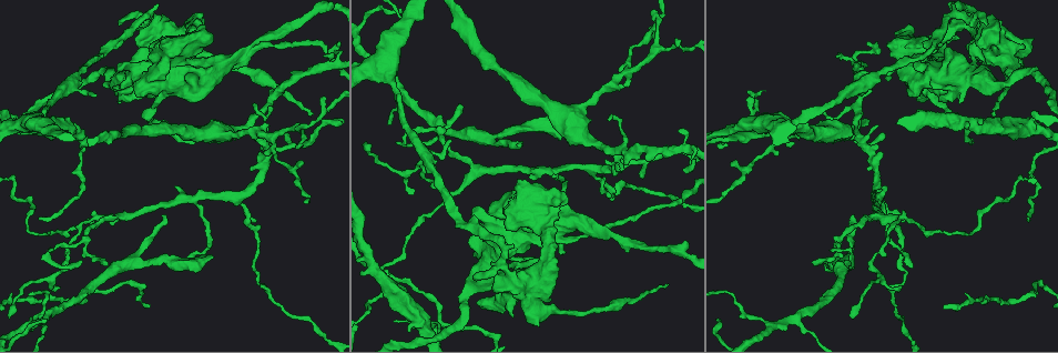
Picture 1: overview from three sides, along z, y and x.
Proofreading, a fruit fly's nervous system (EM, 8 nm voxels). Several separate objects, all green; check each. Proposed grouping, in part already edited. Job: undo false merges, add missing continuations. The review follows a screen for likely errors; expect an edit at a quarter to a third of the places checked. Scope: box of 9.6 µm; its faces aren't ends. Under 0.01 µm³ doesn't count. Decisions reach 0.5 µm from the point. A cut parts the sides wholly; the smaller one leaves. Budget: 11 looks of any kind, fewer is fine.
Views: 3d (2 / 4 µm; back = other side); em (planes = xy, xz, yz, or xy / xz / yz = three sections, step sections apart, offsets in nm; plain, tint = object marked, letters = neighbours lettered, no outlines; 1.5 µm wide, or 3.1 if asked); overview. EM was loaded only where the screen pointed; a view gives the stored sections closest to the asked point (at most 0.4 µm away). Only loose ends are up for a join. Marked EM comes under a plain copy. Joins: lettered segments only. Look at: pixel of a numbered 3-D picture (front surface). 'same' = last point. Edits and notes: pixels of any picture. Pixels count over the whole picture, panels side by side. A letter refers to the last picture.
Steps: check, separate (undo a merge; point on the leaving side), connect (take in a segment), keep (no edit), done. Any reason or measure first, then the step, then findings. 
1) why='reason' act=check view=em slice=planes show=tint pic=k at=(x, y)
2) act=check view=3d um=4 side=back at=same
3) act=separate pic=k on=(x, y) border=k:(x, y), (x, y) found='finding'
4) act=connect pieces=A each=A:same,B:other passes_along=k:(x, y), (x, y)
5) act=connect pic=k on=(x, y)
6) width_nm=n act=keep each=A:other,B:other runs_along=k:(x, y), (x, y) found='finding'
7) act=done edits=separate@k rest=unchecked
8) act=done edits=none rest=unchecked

why='free end' act=check view=3d um=4 pic=1 at=(211, 255)

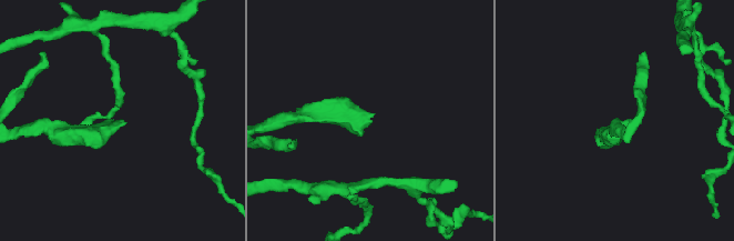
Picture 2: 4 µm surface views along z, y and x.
why='need the tissue' act=check view=em slice=planes show=letters pic=2 at=(122, 120)

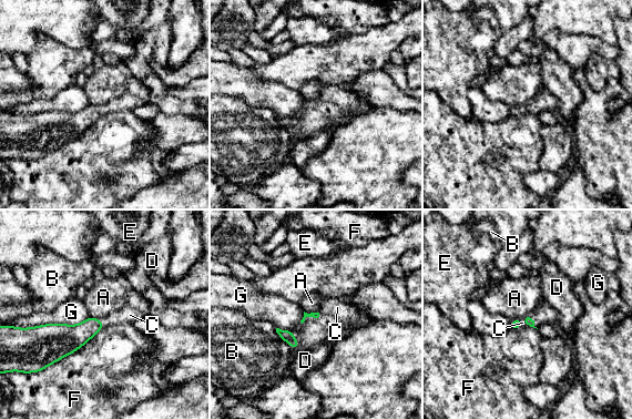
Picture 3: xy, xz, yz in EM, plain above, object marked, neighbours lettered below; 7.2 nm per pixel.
longest_contact=F:500nm act=connect pieces=C each=A:other,B:other,C:same,D:other,E:other,F:other,G:other found='it goes on there'

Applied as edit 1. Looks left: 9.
why='thin end' act=check view=em slice=planes show=letters pic=1 at=(462, 107)

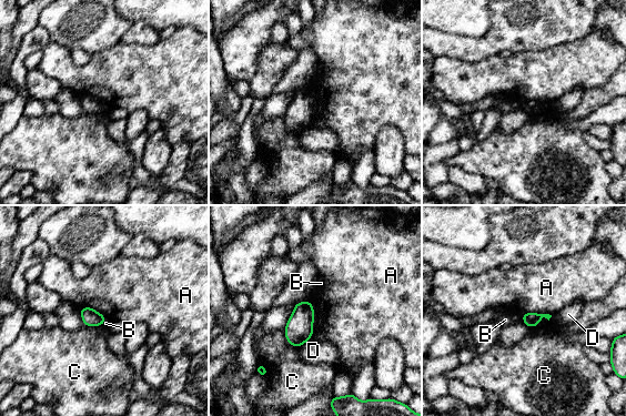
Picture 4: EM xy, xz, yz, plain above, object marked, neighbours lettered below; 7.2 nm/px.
width_nm=100 act=keep each=A:other,B:other,C:other,D:other found='no lettered segment goes on from it'

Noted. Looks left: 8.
why='thick end' act=check view=3d um=2 pic=1 at=(565, 253)

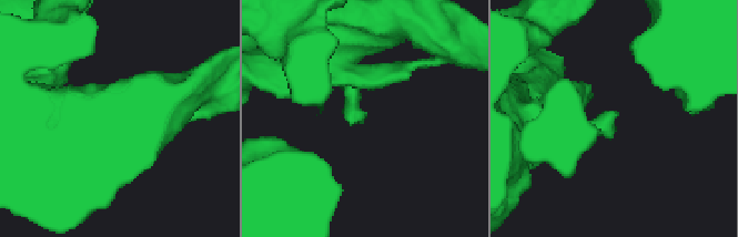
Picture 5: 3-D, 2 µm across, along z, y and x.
why='now the EM' act=check view=em slice=planes show=letters pic=5 at=(616, 130)

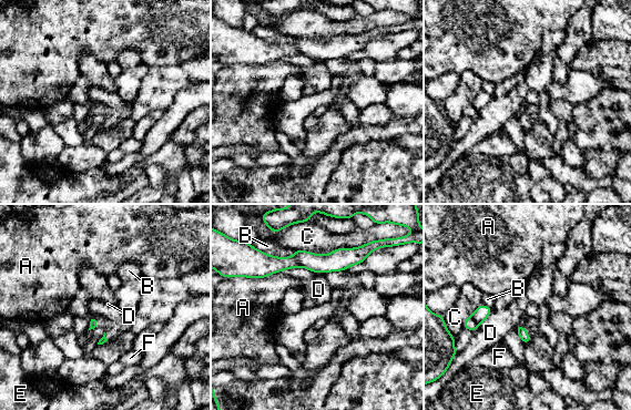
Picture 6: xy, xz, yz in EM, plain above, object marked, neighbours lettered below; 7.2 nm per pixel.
act=keep each=A:other,B:other,C:other,D:other,E:other,F:other border=6:(492, 310), (476, 329) found='no lettered segment goes on from it'

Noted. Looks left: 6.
why='tapers out' act=check view=3d um=2 side=back pic=1 at=(748, 98)

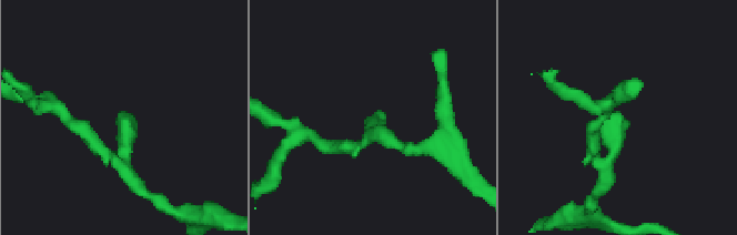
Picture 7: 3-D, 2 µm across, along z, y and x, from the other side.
act=check view=em slice=xy step=4 show=tint pic=7 at=(626, 125)

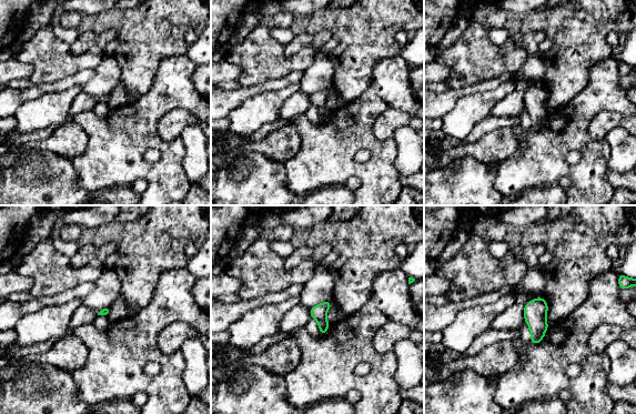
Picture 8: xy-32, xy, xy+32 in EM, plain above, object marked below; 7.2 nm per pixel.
why='cut it another way' act=check view=em slice=planes show=letters at=same

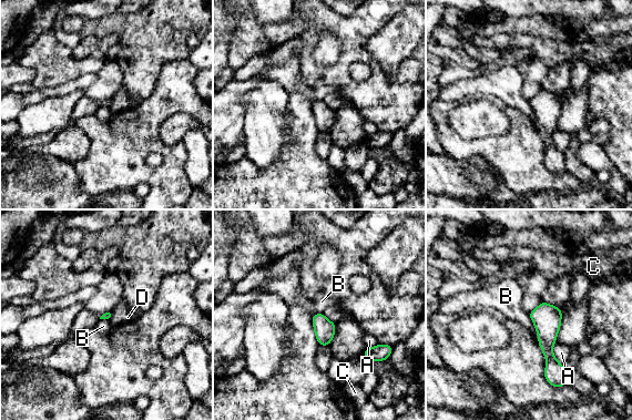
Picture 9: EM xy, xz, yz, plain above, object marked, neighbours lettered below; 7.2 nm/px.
act=keep each=A:other,B:other,C:other,D:other border=9:(527, 314), (533, 324), (538, 341) found='none of them fits'

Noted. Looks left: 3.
act=done edits=connect@3 rest=unchecked

